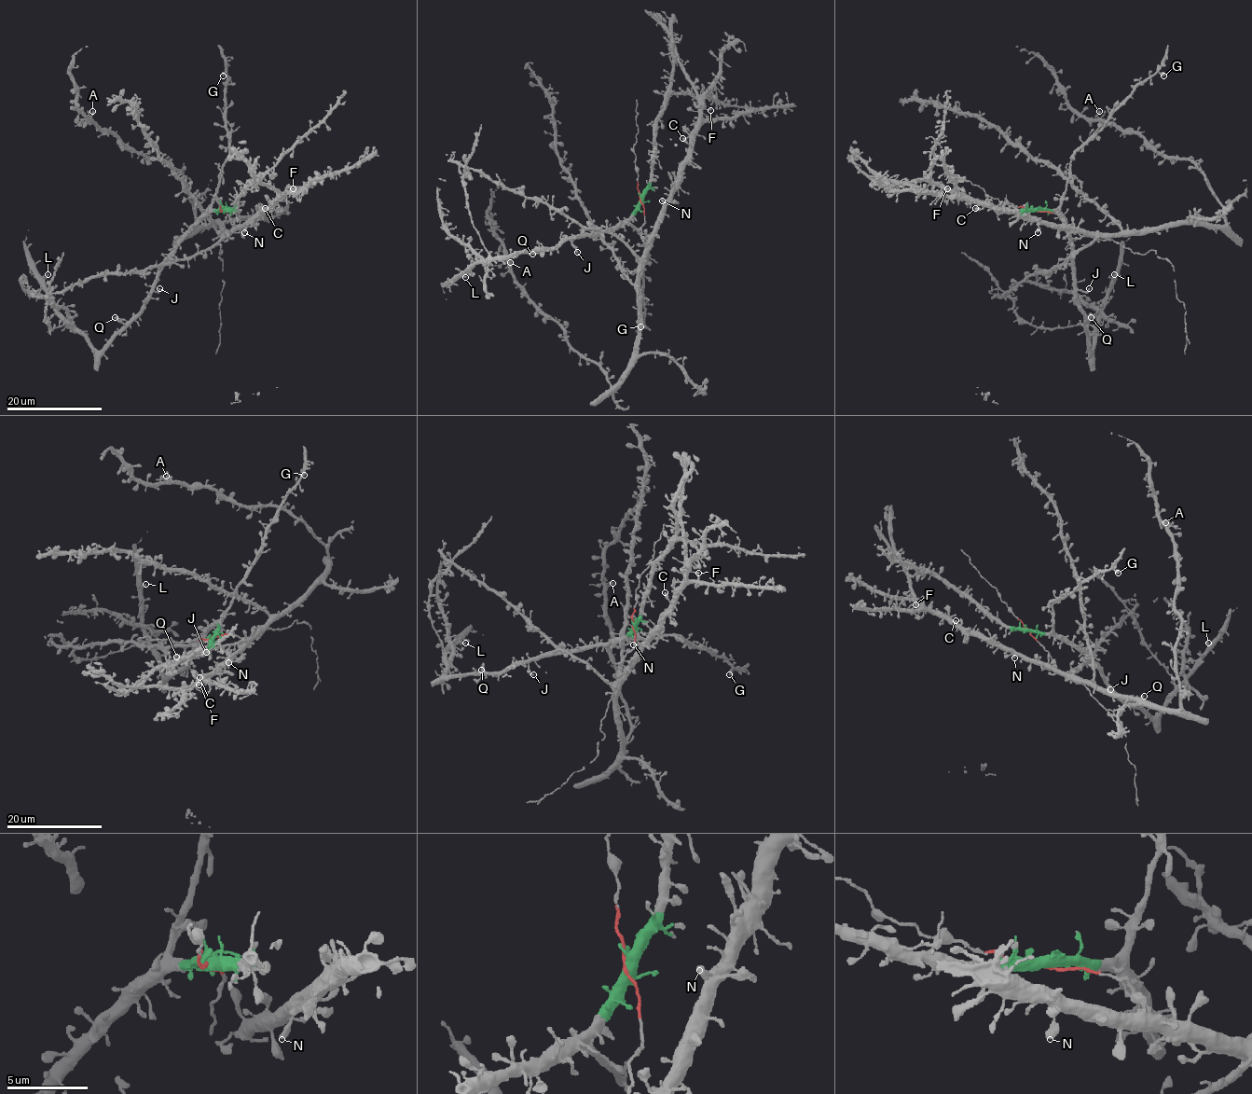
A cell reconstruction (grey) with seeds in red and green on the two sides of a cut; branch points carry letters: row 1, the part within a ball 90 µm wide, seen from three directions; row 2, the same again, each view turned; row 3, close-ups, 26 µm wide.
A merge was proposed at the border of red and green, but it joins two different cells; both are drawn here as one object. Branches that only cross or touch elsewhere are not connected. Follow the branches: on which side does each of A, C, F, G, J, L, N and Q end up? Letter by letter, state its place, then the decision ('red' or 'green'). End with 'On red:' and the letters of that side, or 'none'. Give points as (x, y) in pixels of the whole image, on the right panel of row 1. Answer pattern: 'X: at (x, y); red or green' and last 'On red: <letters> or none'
A: at (1099, 111); red
C: at (975, 208); red
F: at (947, 188); red
G: at (1163, 76); green
J: at (1089, 288); green
L: at (1114, 274); green
N: at (1038, 232); red
Q: at (1091, 317); green
On red: A, C, F, N

